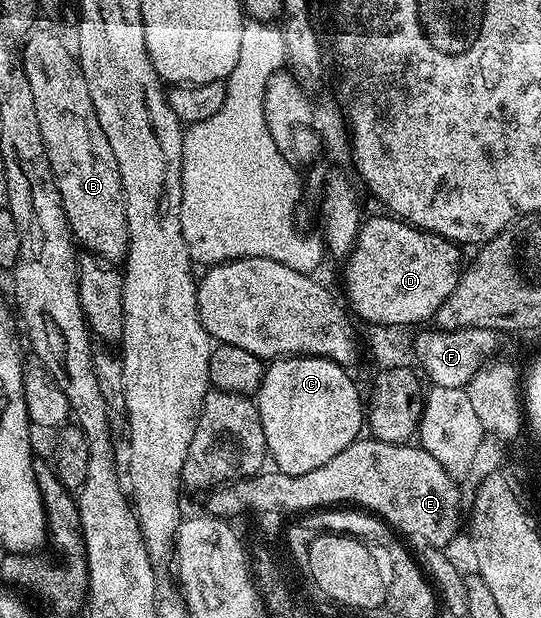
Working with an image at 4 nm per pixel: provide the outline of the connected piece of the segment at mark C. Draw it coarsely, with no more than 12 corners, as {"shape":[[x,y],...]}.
{"shape":[[265,365],[254,401],[279,473],[322,468],[361,437],[345,367]]}

